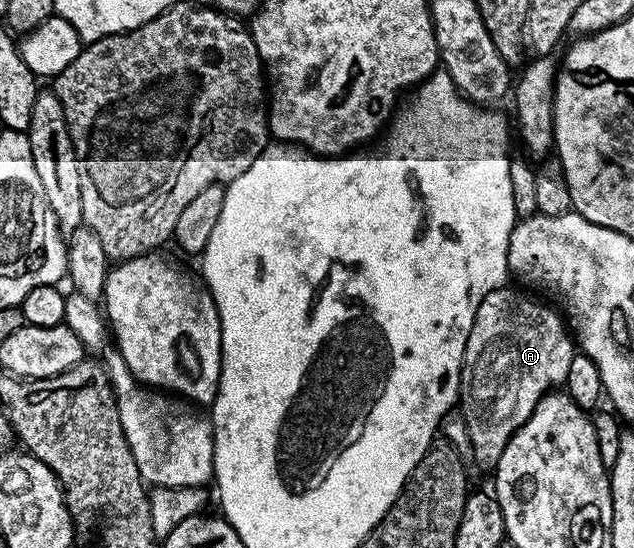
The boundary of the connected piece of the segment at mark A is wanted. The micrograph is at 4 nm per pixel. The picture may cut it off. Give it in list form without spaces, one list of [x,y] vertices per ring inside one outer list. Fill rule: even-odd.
[[[507,289],[490,290],[481,300],[475,313],[473,328],[469,332],[469,340],[465,344],[463,363],[459,373],[457,407],[462,414],[464,428],[471,442],[474,461],[479,461],[487,468],[494,467],[498,462],[501,452],[505,452],[507,441],[515,435],[521,424],[525,424],[525,420],[529,420],[529,416],[535,411],[544,394],[566,383],[569,376],[569,364],[577,352],[577,346],[569,333],[569,327],[558,309],[550,310],[546,306],[548,305],[546,301],[522,289],[519,289],[520,291]]]

